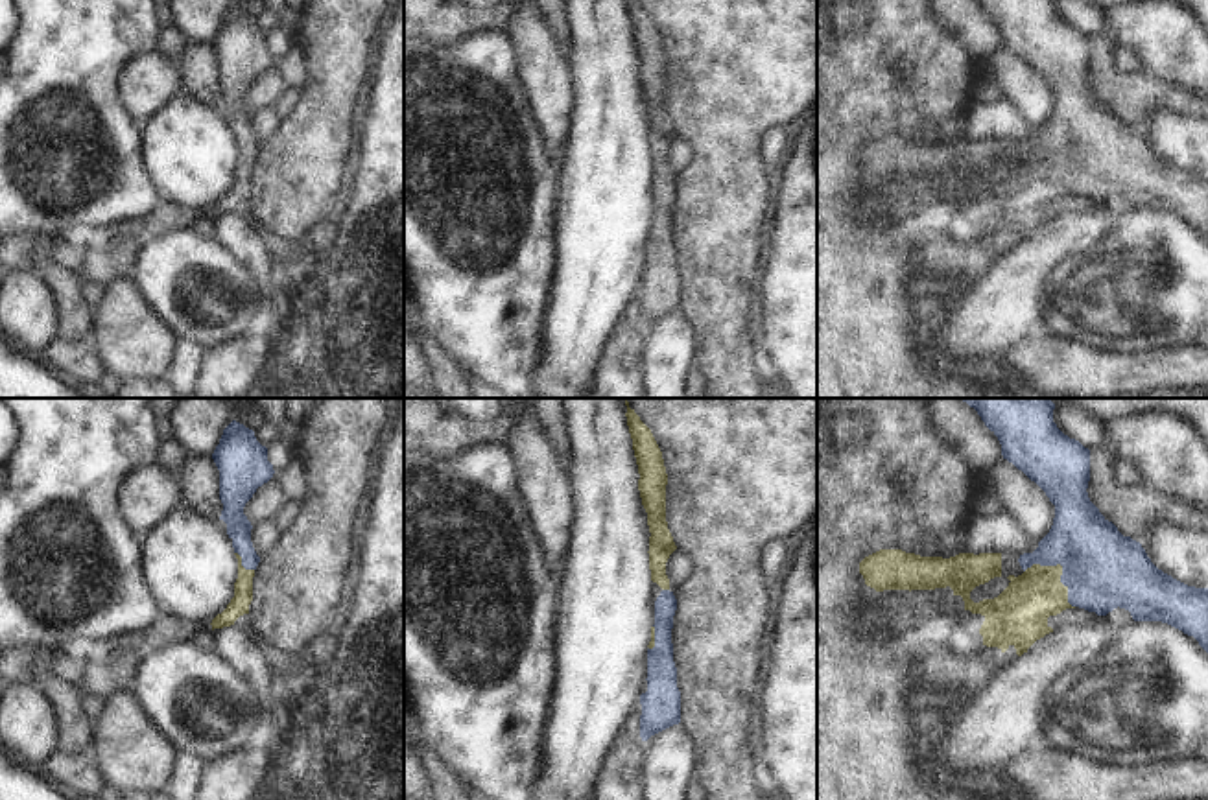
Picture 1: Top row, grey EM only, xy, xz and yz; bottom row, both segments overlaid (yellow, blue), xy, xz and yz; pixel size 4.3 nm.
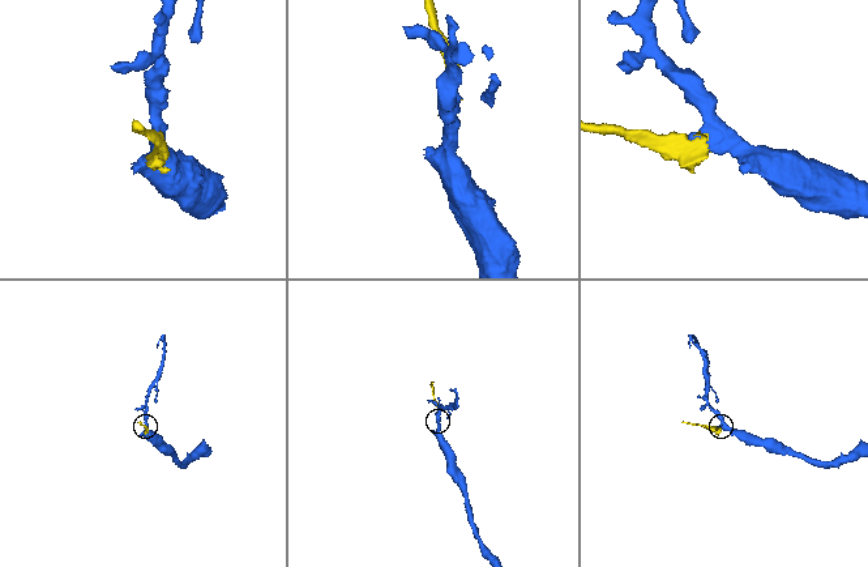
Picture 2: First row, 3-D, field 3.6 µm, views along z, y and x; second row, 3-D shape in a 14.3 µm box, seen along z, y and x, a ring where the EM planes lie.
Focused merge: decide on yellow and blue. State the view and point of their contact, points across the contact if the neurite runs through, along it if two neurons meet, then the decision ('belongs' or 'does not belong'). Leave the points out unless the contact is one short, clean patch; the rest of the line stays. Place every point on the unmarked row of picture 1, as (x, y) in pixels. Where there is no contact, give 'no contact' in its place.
contact yz (1061, 155); way yz (1022, 196), (1061, 155), (1103, 157); belongs

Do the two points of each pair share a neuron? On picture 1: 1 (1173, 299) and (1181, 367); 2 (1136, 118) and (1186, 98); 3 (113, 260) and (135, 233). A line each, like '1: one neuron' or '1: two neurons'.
1: two neurons
2: one neuron
3: one neuron

